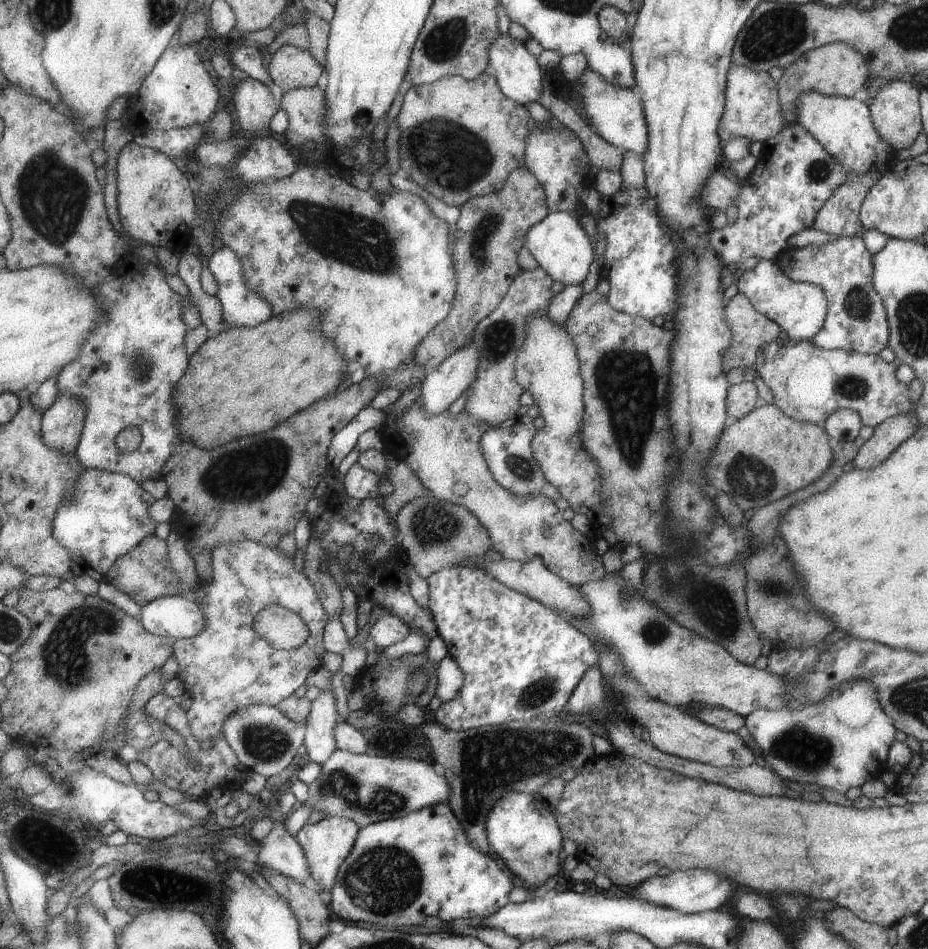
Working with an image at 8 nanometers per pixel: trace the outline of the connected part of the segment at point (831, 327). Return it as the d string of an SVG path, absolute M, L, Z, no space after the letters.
M838 235L833 242L786 248L772 261L789 280L820 288L827 304L822 328L810 341L821 349L844 349L877 355L888 345L888 318L880 294L873 289L872 253L859 236Z

